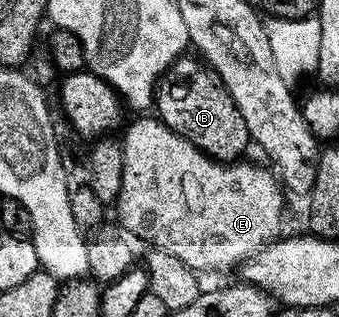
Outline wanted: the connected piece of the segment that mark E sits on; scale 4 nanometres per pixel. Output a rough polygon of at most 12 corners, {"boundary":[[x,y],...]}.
{"boundary":[[126,127],[130,238],[205,274],[282,236],[268,168]]}

